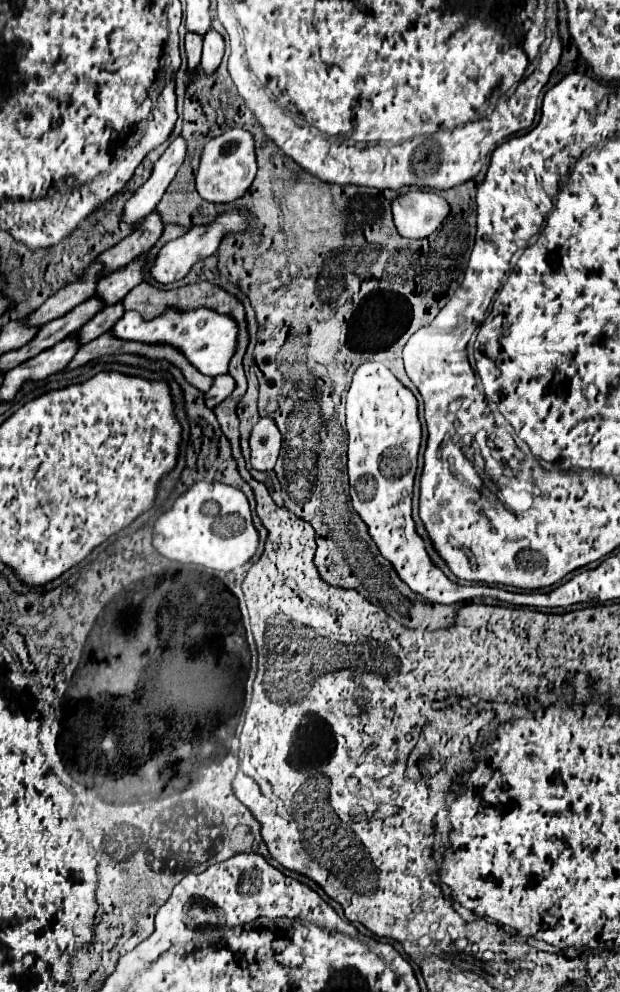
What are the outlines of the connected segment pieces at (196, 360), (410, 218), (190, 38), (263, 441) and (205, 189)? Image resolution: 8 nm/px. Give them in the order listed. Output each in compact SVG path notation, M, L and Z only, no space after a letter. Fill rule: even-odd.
M166 306L166 310L152 320L144 320L138 312L124 312L124 316L116 322L112 330L116 332L118 338L124 338L124 340L140 340L150 344L156 344L156 342L174 344L186 354L186 358L190 358L190 362L202 374L208 374L208 376L226 374L230 360L238 348L238 322L228 314L218 314L216 310L206 306L184 310L184 312L176 306Z
M410 190L390 204L394 224L404 238L428 238L448 216L448 202L426 190Z
M186 32L184 38L184 46L186 46L186 54L188 54L188 72L192 74L194 68L200 64L200 54L202 54L202 36L194 34L194 32Z
M272 416L260 418L250 434L250 448L252 448L250 466L256 470L272 470L278 460L280 446L282 446L282 434L276 426L276 420Z
M232 128L232 130L224 132L222 136L212 138L206 144L206 148L202 152L198 174L196 174L196 188L204 200L210 200L214 204L232 202L250 188L254 176L256 176L254 136L248 130Z

